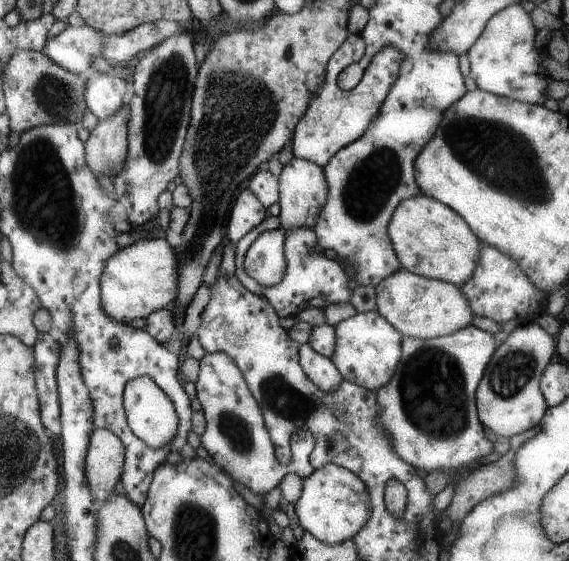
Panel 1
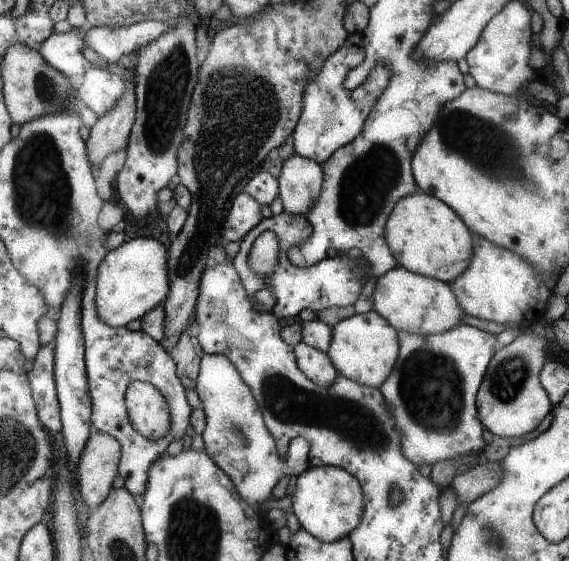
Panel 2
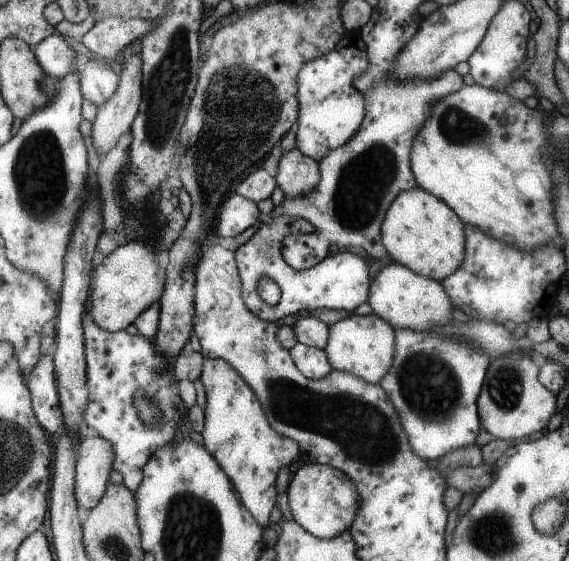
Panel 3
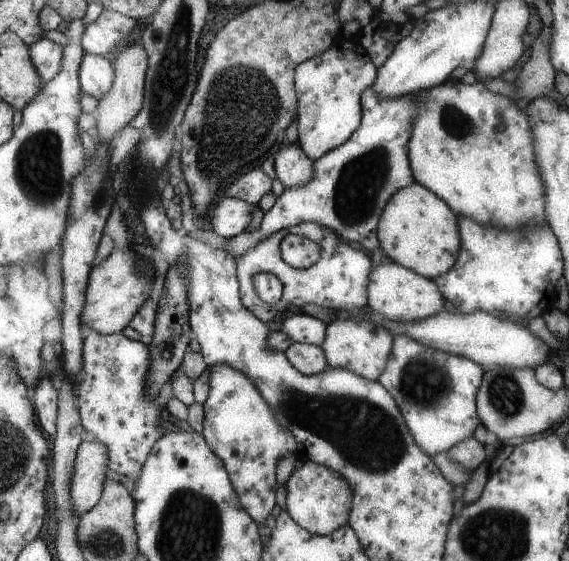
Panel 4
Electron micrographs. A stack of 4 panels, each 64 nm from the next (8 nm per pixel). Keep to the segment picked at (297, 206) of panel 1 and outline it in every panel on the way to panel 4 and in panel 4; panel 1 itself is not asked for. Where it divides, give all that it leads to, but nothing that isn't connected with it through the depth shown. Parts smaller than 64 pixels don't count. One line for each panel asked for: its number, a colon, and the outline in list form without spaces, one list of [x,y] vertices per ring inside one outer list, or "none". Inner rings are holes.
2: [[[295,152],[285,160],[279,182],[285,212],[305,216],[325,186],[325,168]]]
3: [[[299,146],[281,156],[277,184],[285,196],[311,194],[311,190],[315,190],[319,182],[321,182],[321,164],[303,154]]]
4: [[[281,144],[277,152],[277,176],[285,188],[301,188],[313,178],[313,160],[305,154],[301,144]]]

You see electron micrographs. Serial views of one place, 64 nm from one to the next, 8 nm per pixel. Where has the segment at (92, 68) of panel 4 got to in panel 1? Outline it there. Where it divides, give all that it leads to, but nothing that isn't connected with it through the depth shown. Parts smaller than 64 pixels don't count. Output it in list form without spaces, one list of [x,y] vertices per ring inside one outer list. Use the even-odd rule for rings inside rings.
[[[91,72],[87,76],[87,88],[85,88],[85,102],[89,110],[99,118],[111,118],[119,108],[123,108],[131,98],[131,80],[127,78],[115,78],[111,72]]]

